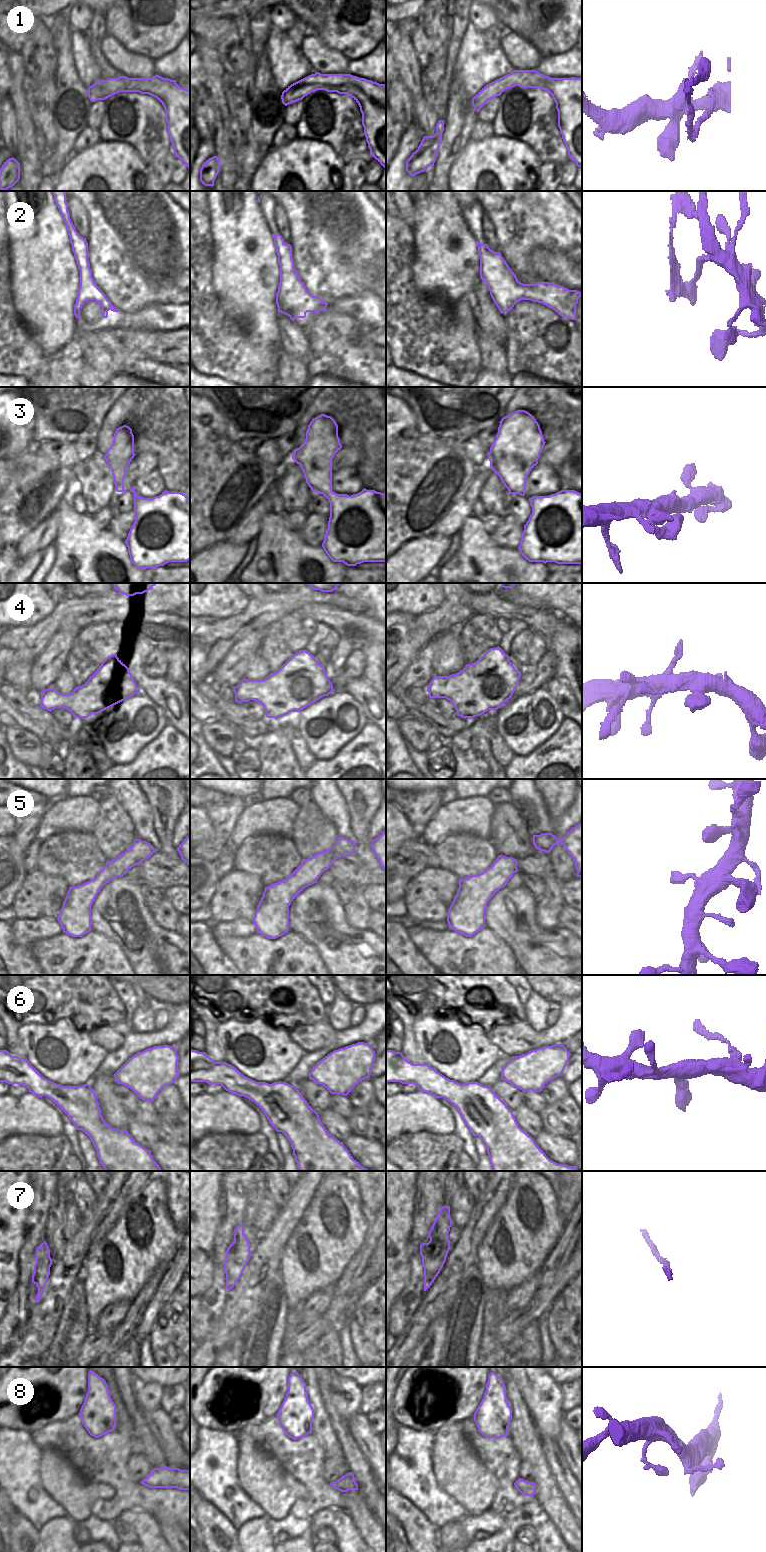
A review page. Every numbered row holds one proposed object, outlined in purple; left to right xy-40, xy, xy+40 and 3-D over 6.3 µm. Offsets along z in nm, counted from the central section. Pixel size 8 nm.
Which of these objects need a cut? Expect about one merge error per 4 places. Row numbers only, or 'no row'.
1, 2

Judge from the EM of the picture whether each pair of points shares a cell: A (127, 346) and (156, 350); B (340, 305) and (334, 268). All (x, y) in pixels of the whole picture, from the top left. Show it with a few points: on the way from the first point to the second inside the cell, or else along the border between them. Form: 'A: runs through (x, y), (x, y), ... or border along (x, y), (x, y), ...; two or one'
A: runs through (134, 346), (149, 346); one
B: border along (362, 293), (350, 297), (318, 296); two

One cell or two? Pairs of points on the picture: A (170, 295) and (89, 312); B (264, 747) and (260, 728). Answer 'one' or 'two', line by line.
A: two
B: two

